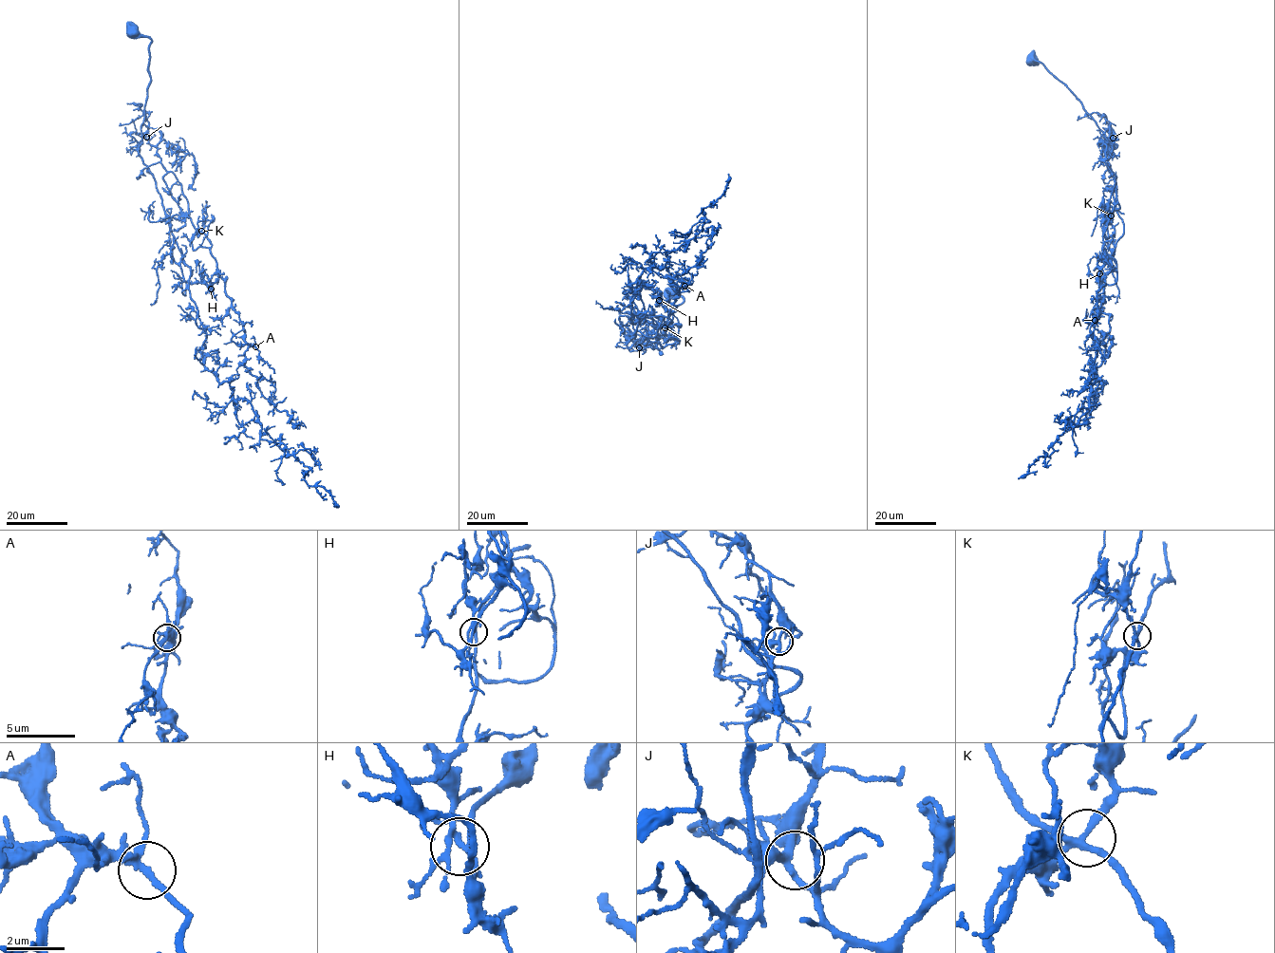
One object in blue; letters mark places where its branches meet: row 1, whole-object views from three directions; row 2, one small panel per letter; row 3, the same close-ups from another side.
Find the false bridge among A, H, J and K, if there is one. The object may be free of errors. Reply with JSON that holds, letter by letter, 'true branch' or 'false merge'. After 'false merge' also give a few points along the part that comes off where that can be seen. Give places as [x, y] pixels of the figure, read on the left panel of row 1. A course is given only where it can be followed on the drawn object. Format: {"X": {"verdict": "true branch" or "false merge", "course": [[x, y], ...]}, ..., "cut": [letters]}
{"A": {"verdict": "true branch"}, "H": {"verdict": "true branch"}, "J": {"verdict": "true branch"}, "K": {"verdict": "true branch"}, "cut": []}

